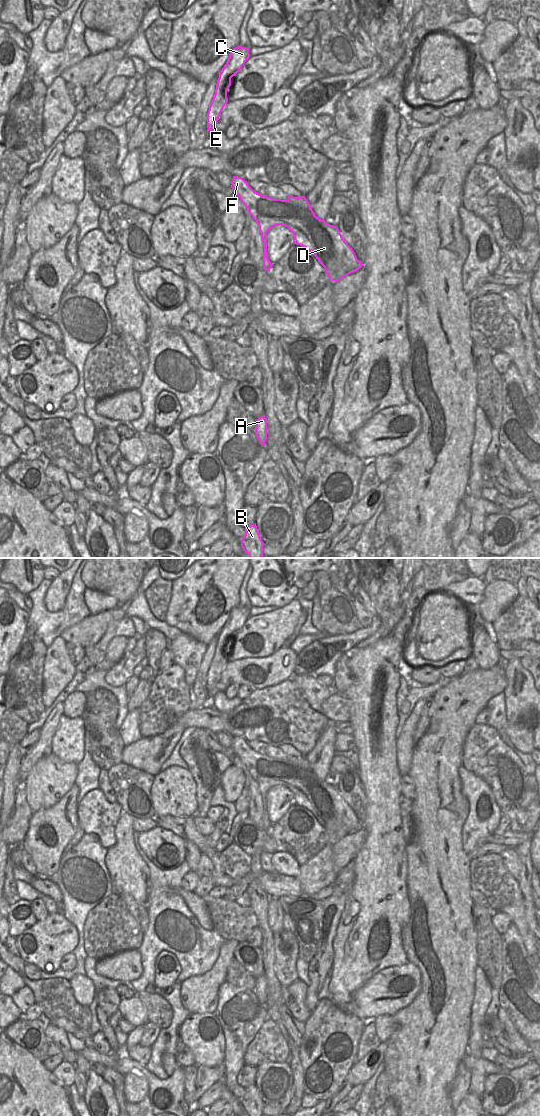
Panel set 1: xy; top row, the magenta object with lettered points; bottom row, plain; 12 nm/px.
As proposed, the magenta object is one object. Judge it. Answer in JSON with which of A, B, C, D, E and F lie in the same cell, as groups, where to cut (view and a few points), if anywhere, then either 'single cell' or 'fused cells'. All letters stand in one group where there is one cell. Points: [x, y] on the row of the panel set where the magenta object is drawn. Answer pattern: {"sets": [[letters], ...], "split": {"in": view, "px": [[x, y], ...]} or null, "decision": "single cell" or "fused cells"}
{"sets": [["A", "B"], ["C", "D", "E", "F"]], "split": {"in": "xy", "px": [[265, 242], [263, 244]]}, "decision": "fused cells"}

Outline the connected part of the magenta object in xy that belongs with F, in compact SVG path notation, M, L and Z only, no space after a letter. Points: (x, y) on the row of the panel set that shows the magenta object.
M233 176L231 188L258 224L263 244L272 227L283 225L293 233L294 244L313 253L330 281L337 283L363 266L338 227L320 220L305 196L274 199L255 192L238 176Z

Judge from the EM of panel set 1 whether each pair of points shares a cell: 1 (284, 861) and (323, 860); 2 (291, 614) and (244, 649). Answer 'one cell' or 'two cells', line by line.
1: two cells
2: one cell

